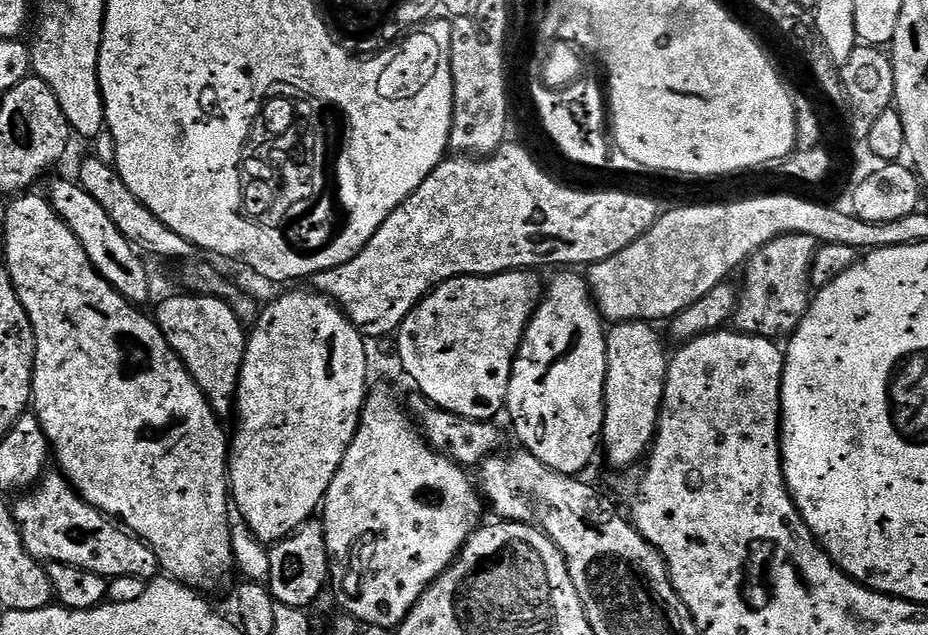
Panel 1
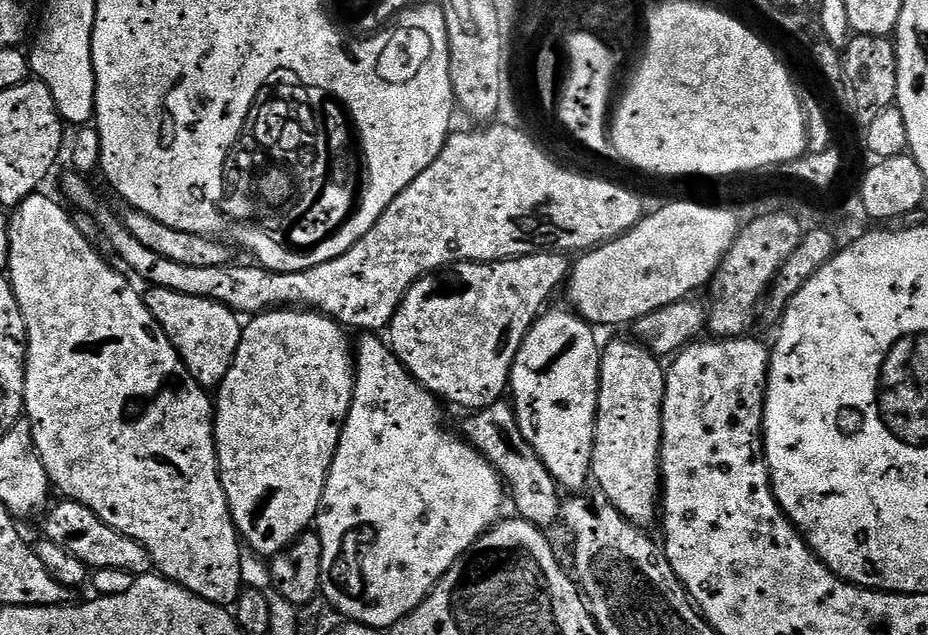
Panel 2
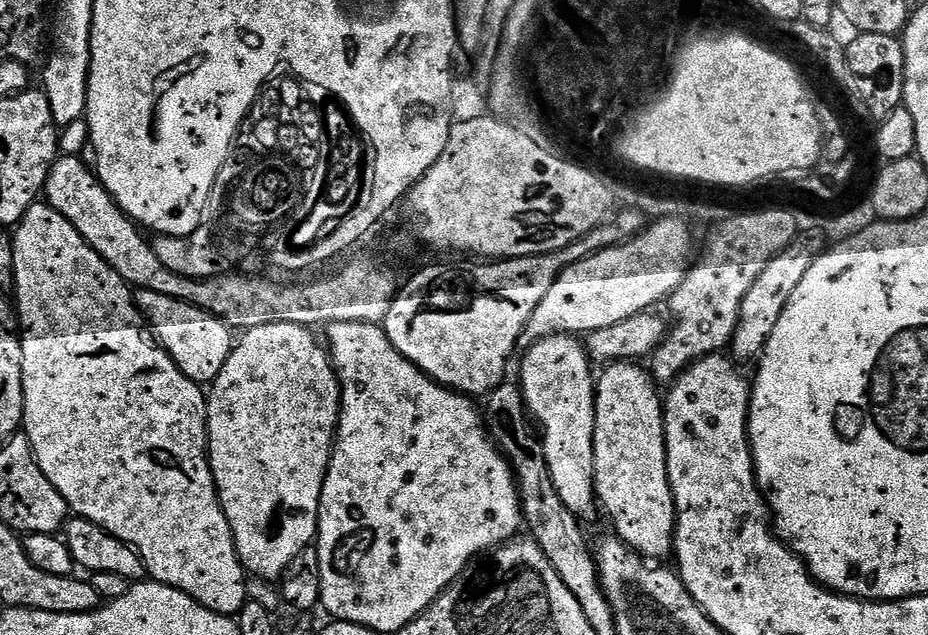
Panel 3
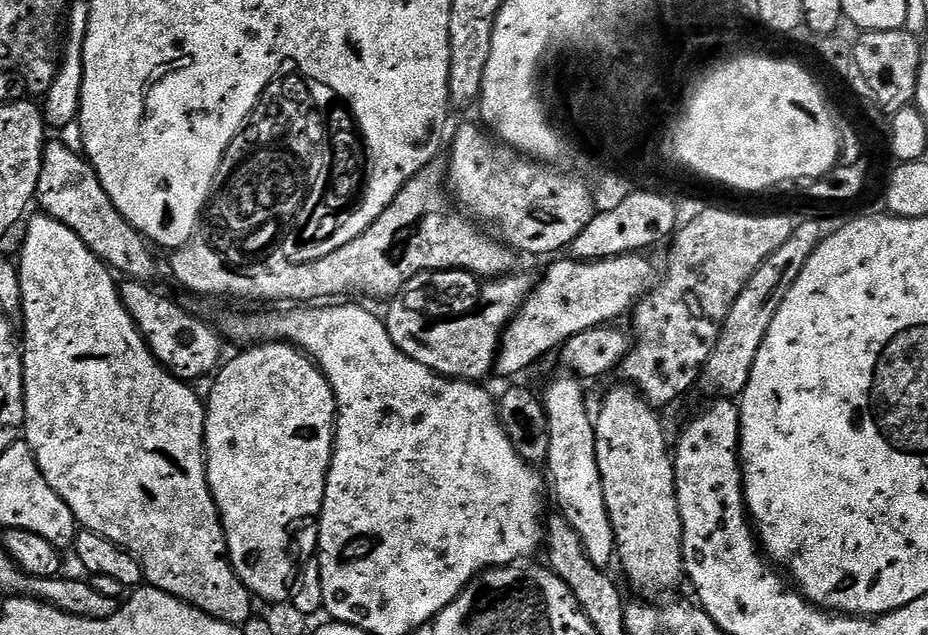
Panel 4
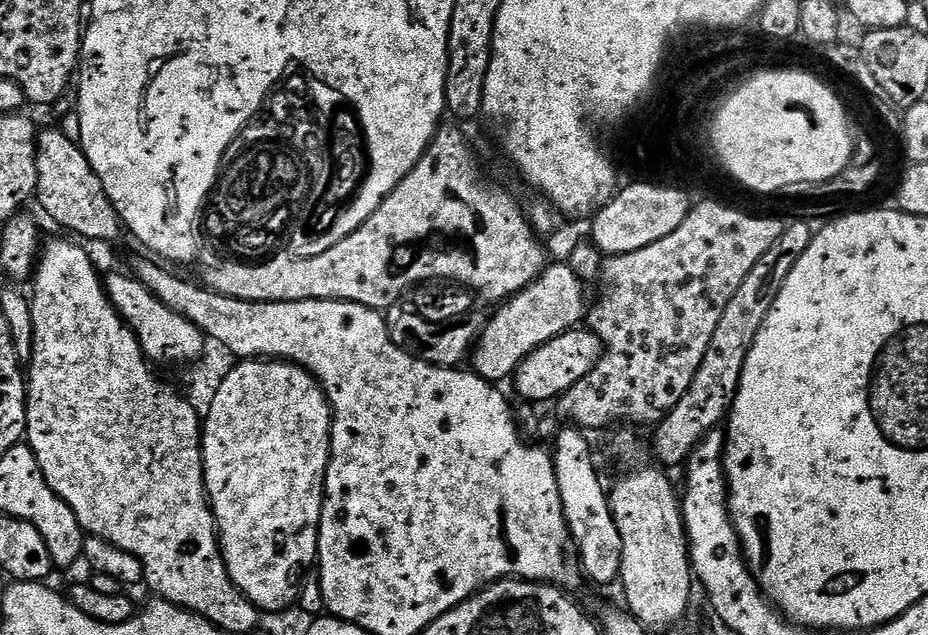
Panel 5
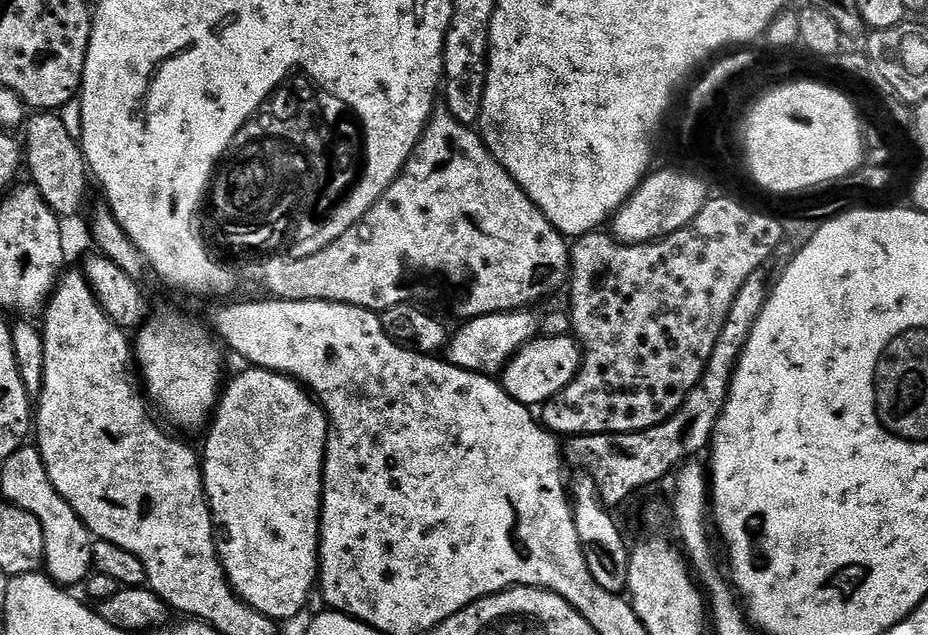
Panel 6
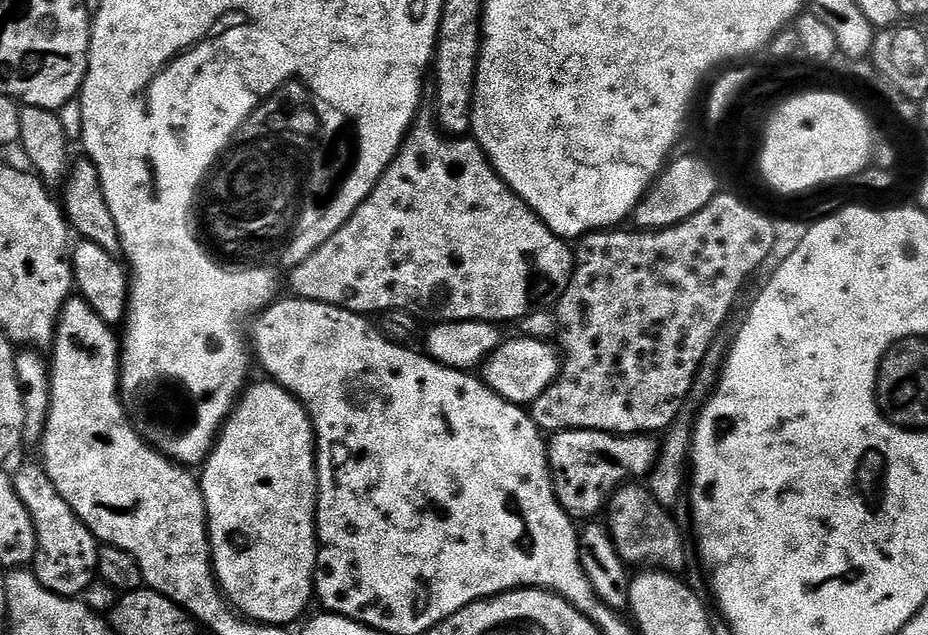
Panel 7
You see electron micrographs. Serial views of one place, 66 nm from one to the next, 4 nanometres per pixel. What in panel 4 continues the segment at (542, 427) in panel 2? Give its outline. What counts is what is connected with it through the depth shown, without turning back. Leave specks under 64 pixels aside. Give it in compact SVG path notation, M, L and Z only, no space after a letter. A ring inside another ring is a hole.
M571 375L556 380L545 392L542 392L544 413L548 415L548 433L550 450L546 461L547 475L550 477L550 492L556 495L559 515L574 526L582 546L594 562L594 566L607 569L616 556L616 535L606 510L606 498L602 490L602 474L598 470L596 453L596 430L593 417L588 416L584 405L585 385ZM569 376L569 377L568 377ZM572 379L572 380L571 380ZM580 384L581 385L580 385ZM552 475L552 480L551 476Z

